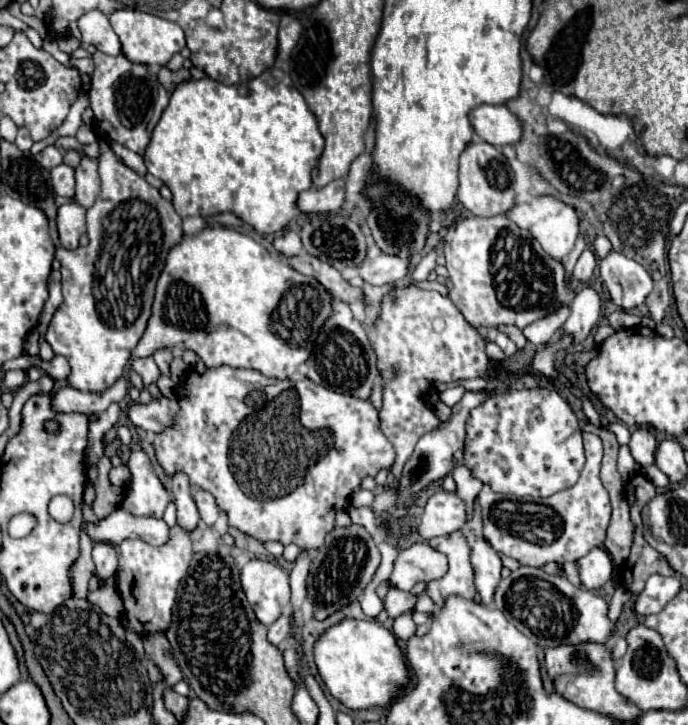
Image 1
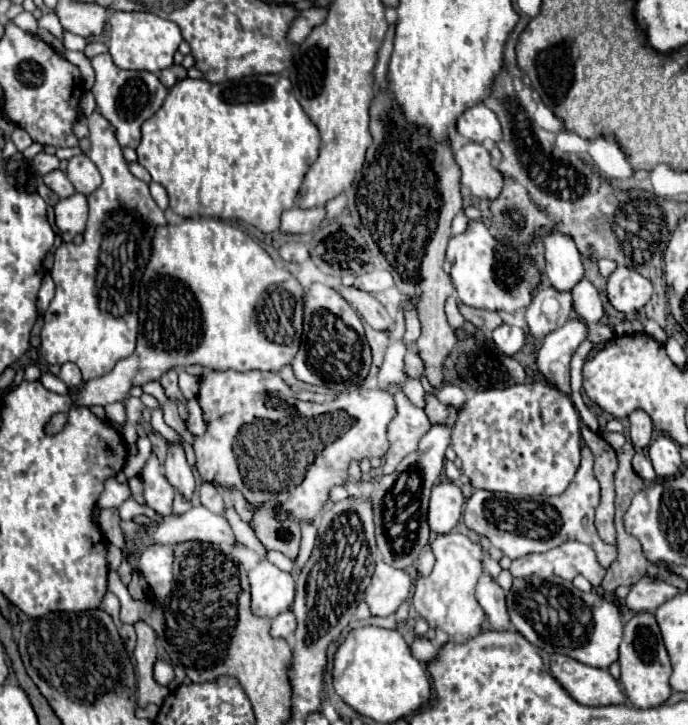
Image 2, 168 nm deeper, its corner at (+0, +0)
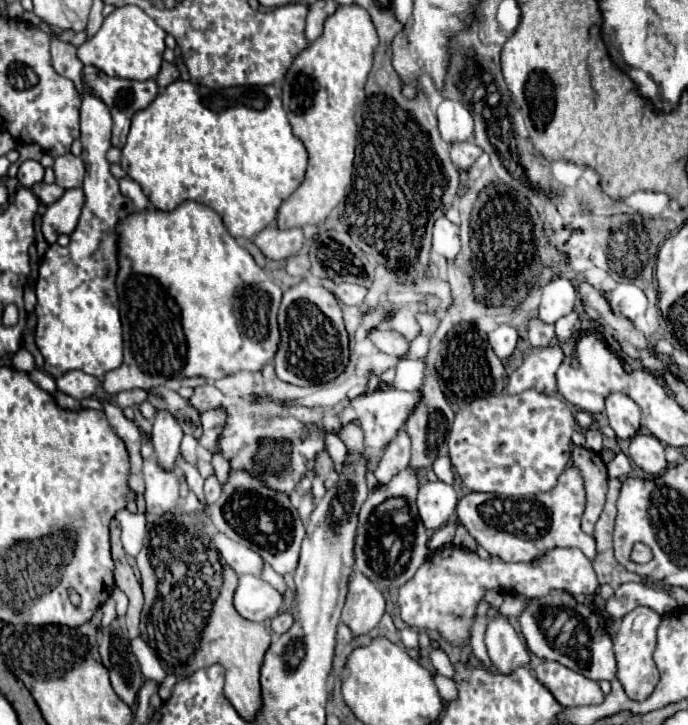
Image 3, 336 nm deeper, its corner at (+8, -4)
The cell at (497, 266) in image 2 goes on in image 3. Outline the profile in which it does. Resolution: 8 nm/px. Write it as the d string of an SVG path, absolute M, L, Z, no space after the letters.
M441 216L435 222L435 228L433 228L433 252L447 258L449 262L453 262L457 258L457 254L461 252L459 228L453 222L449 222L445 216Z

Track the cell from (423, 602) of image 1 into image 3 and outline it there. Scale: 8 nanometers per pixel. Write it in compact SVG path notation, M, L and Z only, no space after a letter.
M433 648L431 654L429 654L429 658L431 658L431 664L435 666L437 672L441 672L441 674L447 676L447 678L453 676L453 666L451 666L447 654L445 654L441 648Z

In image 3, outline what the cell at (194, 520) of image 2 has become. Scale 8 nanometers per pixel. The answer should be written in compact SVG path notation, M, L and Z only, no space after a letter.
M213 532L211 534L213 544L217 546L219 554L223 556L223 560L241 576L241 574L259 574L261 572L261 556L245 546L241 546L235 540L229 540L229 536L225 536L223 532Z

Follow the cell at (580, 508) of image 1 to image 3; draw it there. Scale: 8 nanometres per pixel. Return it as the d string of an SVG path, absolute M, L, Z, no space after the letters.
M569 466L553 490L535 496L493 496L471 492L457 504L459 522L491 556L503 562L531 562L533 558L557 546L575 546L589 560L597 556L593 536L581 530L581 516L585 510L585 488L577 466Z

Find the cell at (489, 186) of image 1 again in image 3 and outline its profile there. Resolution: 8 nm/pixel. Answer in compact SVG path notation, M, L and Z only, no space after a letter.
M457 142L451 146L451 160L455 164L455 168L463 170L463 172L469 172L473 162L479 158L481 154L481 148L473 142Z

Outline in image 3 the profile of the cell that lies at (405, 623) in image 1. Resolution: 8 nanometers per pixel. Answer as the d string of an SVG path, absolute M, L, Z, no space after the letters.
M433 672L433 680L435 680L435 686L437 686L443 700L455 700L457 698L457 688L455 688L453 680L441 676L439 672Z

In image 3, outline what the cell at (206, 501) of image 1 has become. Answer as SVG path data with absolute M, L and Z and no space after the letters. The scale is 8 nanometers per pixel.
M215 476L207 478L207 480L205 480L205 502L211 506L211 504L217 502L219 496L221 496L221 486L219 486L217 478L215 478Z

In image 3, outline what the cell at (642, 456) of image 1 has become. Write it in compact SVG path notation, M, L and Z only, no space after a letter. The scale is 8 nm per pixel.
M619 392L611 394L605 400L605 414L617 438L631 440L637 434L639 424L641 424L641 410L629 396L619 394Z

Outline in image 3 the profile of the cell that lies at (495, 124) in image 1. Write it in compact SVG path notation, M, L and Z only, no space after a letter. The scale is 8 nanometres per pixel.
M443 100L437 108L439 132L447 142L473 140L473 116L457 100Z

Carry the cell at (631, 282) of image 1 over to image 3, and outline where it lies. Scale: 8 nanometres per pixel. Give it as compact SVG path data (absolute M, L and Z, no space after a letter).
M629 282L617 284L615 290L609 292L609 304L615 314L621 314L629 320L645 314L647 310L647 296L645 292Z

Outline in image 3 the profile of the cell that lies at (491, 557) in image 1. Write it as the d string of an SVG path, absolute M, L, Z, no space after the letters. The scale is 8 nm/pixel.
M497 612L489 620L485 644L493 666L503 674L511 674L517 666L529 664L529 652L525 648L525 642L513 628L511 620L501 612Z

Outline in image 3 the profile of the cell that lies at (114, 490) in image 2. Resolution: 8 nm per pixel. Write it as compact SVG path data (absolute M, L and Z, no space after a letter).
M121 508L115 516L119 520L121 526L121 542L125 552L135 558L137 552L143 546L143 538L147 536L147 524L145 524L145 516L143 514L133 514L127 508Z

